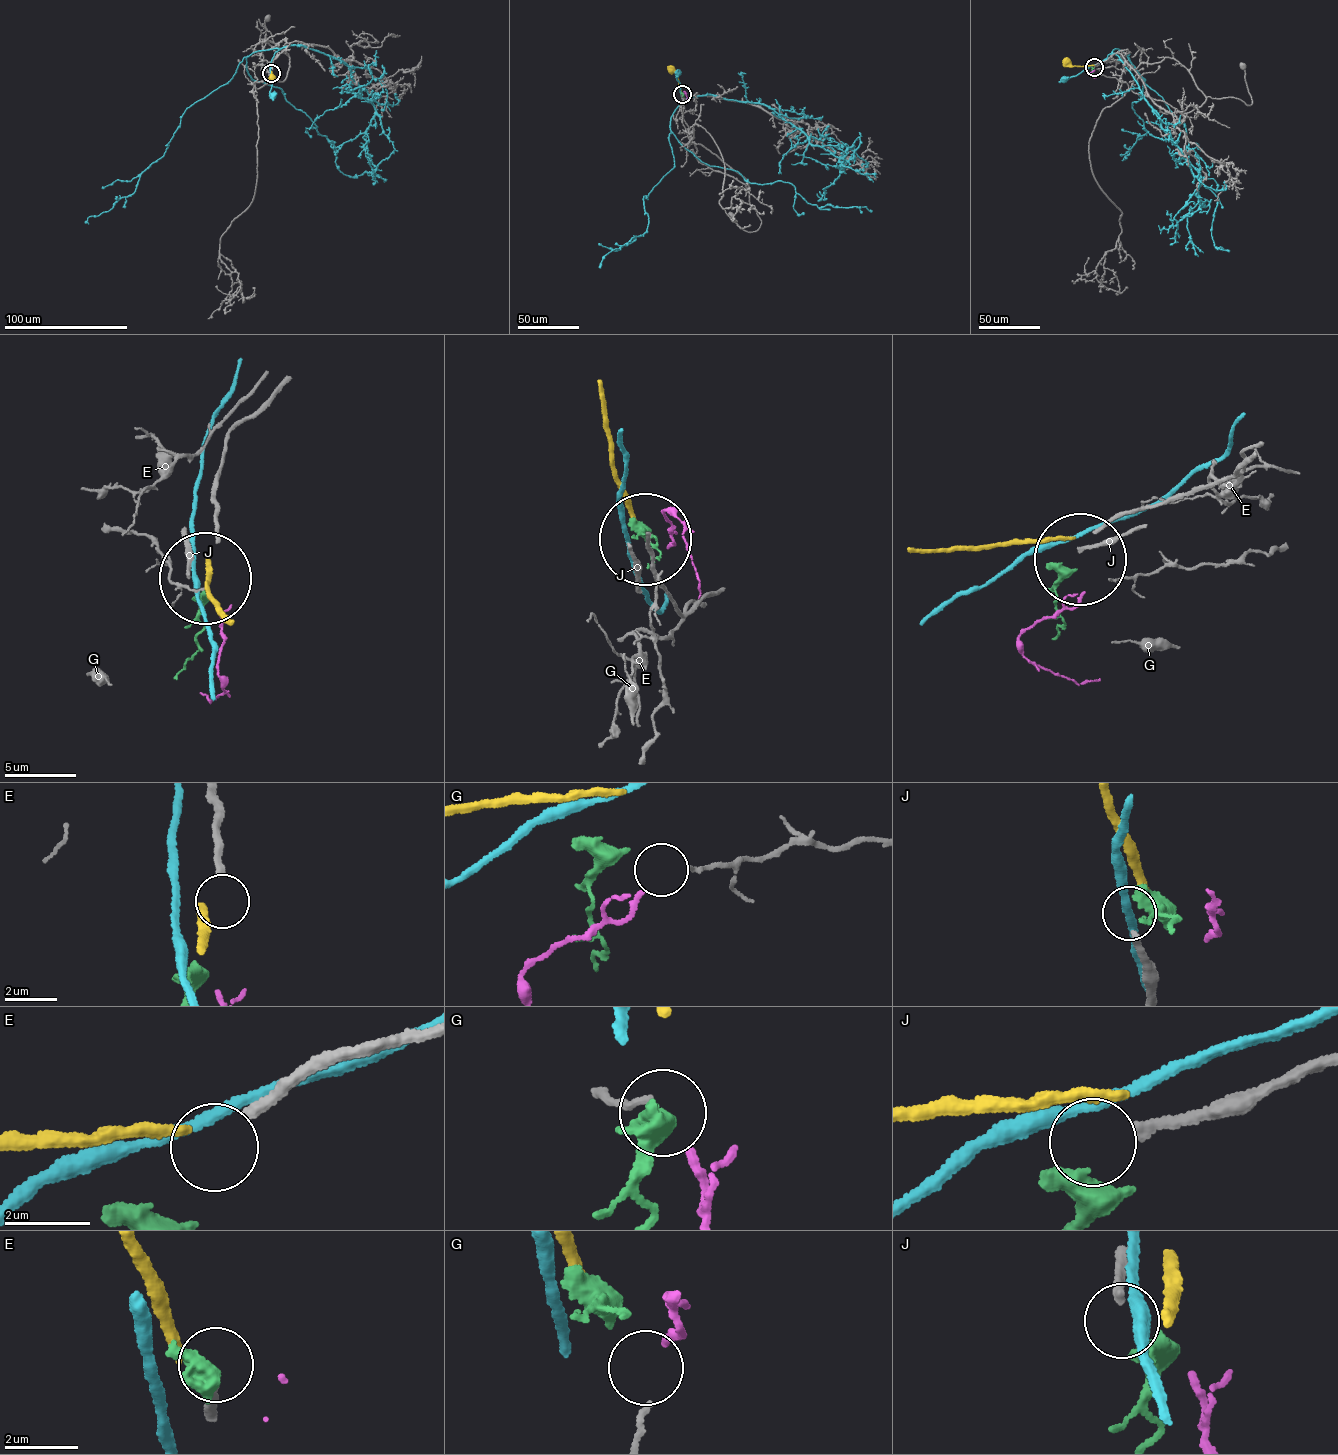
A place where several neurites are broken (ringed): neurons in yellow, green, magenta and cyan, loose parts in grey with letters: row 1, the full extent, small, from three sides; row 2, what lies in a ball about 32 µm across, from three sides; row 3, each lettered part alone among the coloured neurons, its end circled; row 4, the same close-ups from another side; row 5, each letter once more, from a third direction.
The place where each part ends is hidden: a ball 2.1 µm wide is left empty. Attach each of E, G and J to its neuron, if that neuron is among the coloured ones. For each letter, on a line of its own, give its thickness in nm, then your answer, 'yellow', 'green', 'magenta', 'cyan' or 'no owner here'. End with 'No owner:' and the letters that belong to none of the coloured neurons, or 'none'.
E: calibre 260 nm; no owner here
G: calibre 150 nm; magenta
J: calibre 280 nm; no owner here
No owner: E, J

